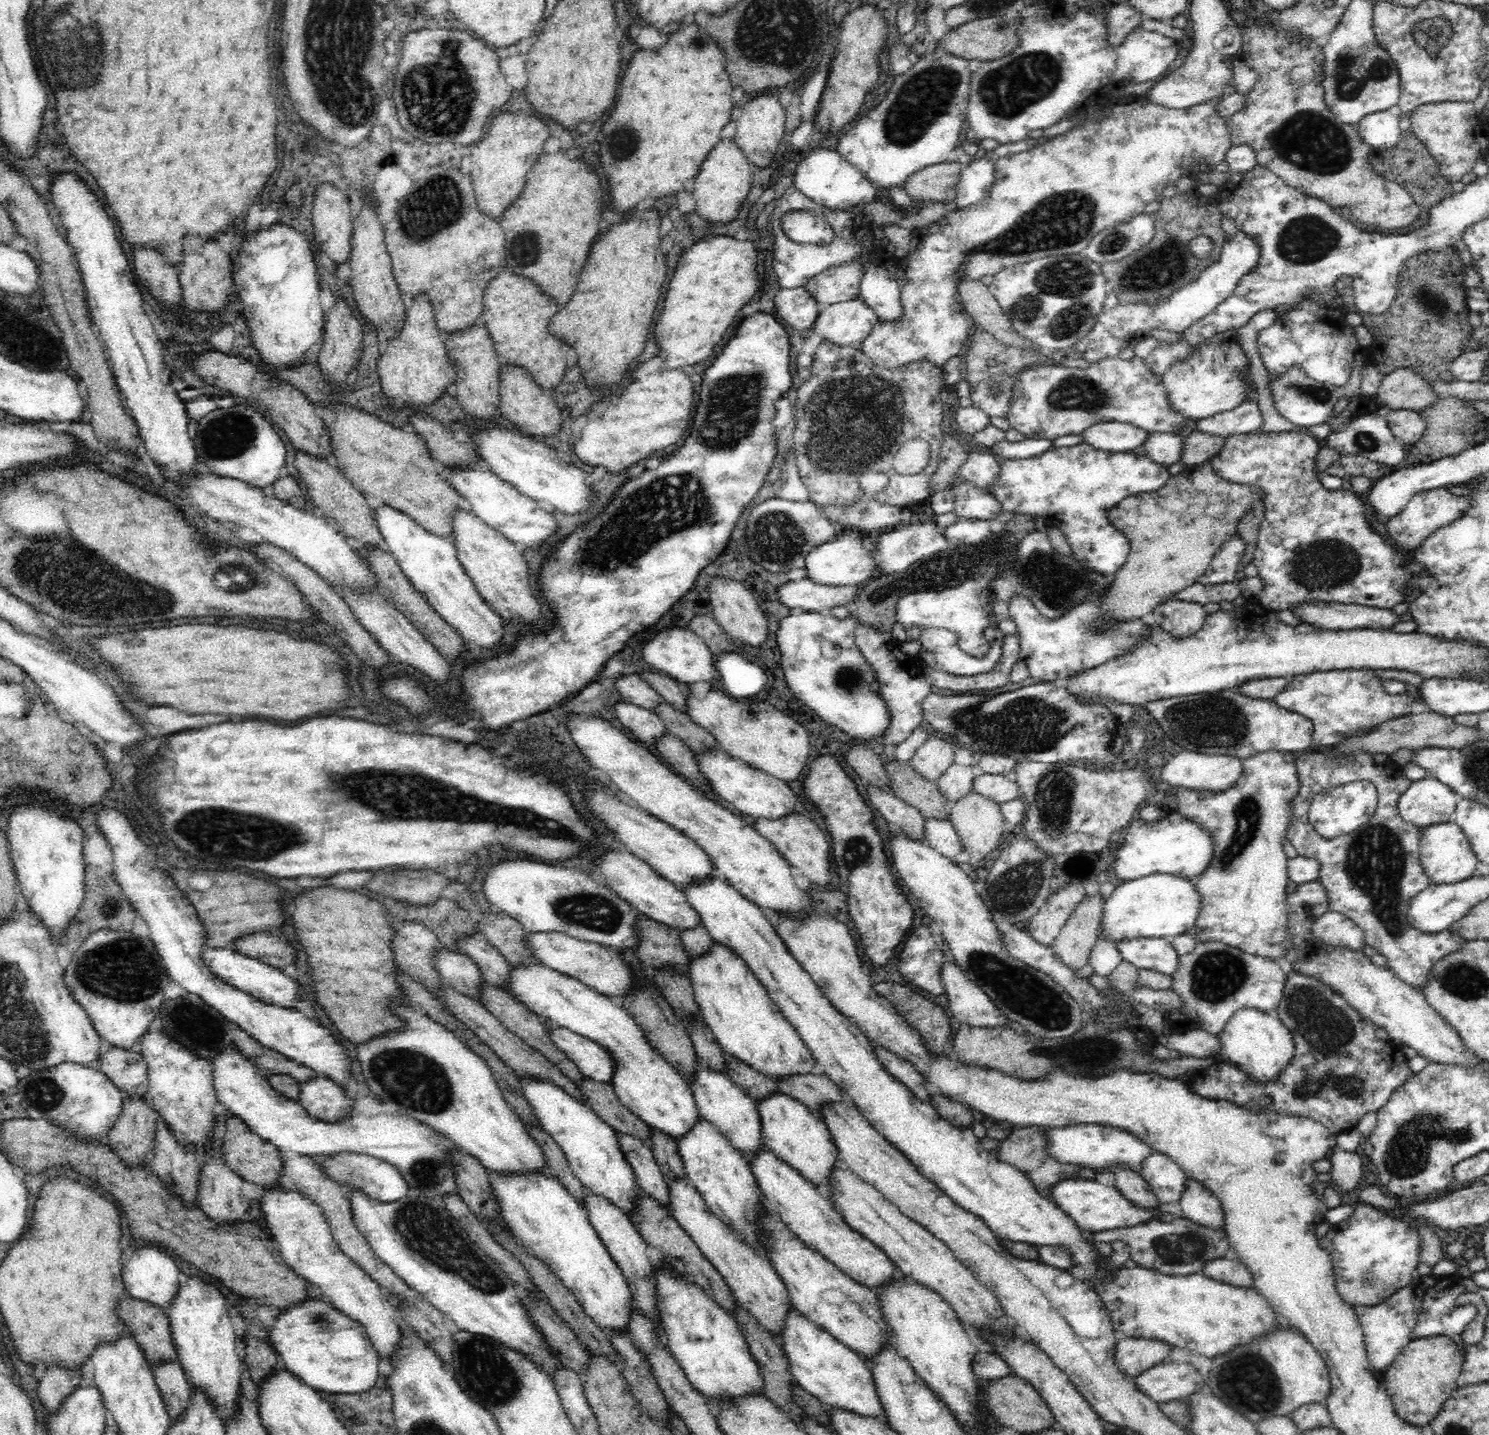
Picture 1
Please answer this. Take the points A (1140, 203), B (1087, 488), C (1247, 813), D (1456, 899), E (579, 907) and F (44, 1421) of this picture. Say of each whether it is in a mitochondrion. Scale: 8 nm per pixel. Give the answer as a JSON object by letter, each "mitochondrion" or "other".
{"A":"other","B":"other","C":"mitochondrion","D":"other","E":"mitochondrion","F":"other"}

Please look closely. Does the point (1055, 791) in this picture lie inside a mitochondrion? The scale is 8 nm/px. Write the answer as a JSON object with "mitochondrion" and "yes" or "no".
{"mitochondrion":"yes"}

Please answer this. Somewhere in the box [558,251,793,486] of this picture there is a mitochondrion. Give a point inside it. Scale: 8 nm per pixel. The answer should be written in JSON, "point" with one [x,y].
{"point":[726,423]}

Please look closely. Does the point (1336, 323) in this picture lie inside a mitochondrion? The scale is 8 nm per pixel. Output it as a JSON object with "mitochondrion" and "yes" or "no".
{"mitochondrion":"no"}

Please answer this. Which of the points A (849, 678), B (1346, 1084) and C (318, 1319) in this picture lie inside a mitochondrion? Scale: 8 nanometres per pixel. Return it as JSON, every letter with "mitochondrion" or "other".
{"A":"mitochondrion","B":"mitochondrion","C":"mitochondrion"}

